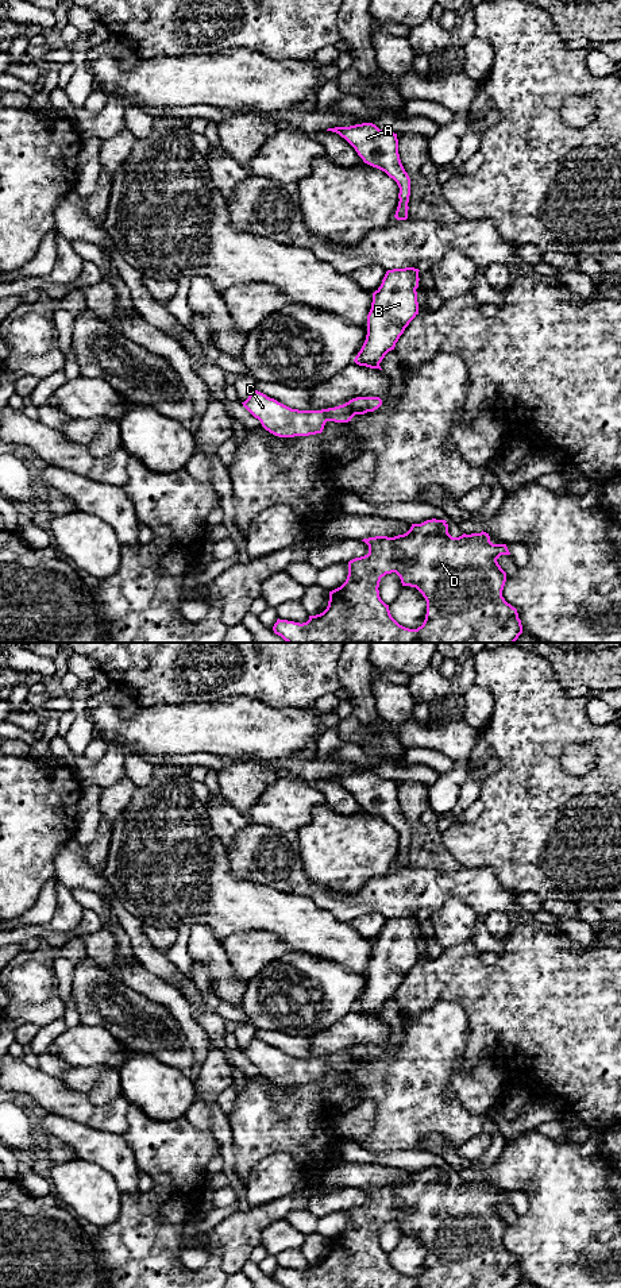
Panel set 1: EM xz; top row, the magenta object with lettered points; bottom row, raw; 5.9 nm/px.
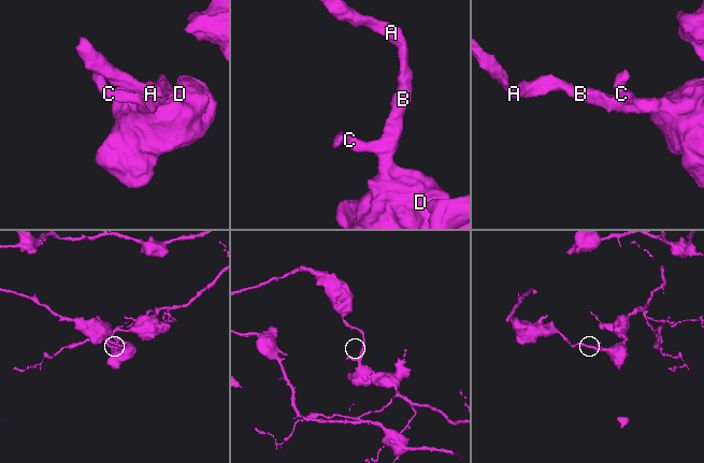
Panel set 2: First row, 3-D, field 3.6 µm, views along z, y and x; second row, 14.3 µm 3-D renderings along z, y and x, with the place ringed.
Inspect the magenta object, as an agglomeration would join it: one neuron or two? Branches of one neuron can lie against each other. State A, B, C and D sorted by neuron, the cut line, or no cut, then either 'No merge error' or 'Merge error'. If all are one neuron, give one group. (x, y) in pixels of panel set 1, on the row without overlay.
Groups: A B C D. No split. No merge error

